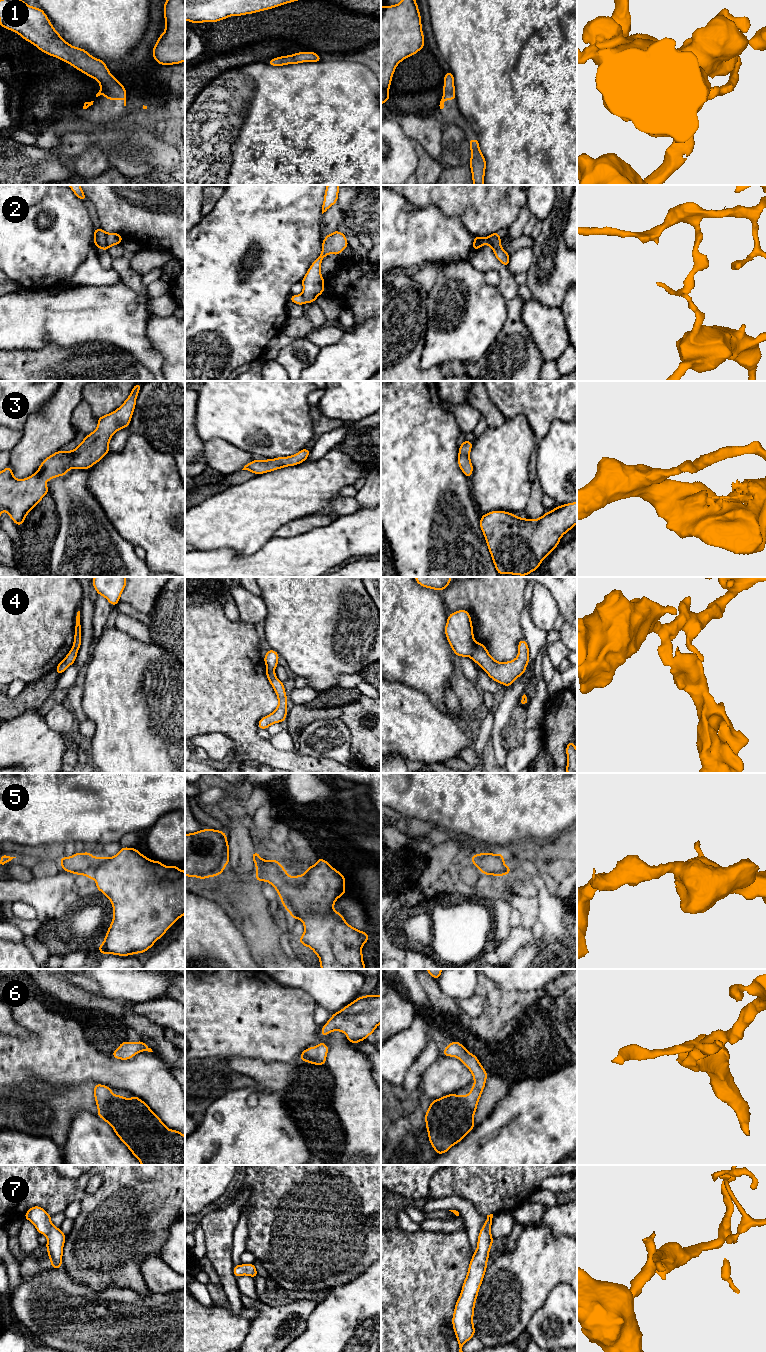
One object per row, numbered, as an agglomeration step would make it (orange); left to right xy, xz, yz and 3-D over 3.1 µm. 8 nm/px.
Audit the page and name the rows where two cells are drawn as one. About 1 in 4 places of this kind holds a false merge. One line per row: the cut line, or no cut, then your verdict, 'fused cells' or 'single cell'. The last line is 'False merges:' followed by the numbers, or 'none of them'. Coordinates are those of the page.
1: no cut | single cell
2: xy (106, 234), (106, 243), (109, 246) | fused cells
3: no cut | single cell
4: yz (476, 643), (469, 656) | fused cells
5: no cut | single cell
6: no cut | single cell
7: no cut | single cell
False merges: 2, 4

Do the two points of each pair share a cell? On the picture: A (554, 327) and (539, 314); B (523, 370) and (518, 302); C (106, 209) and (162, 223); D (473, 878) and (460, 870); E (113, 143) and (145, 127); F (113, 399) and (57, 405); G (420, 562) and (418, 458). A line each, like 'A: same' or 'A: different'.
A: same
B: same
C: same
D: same
E: same
F: different
G: same

